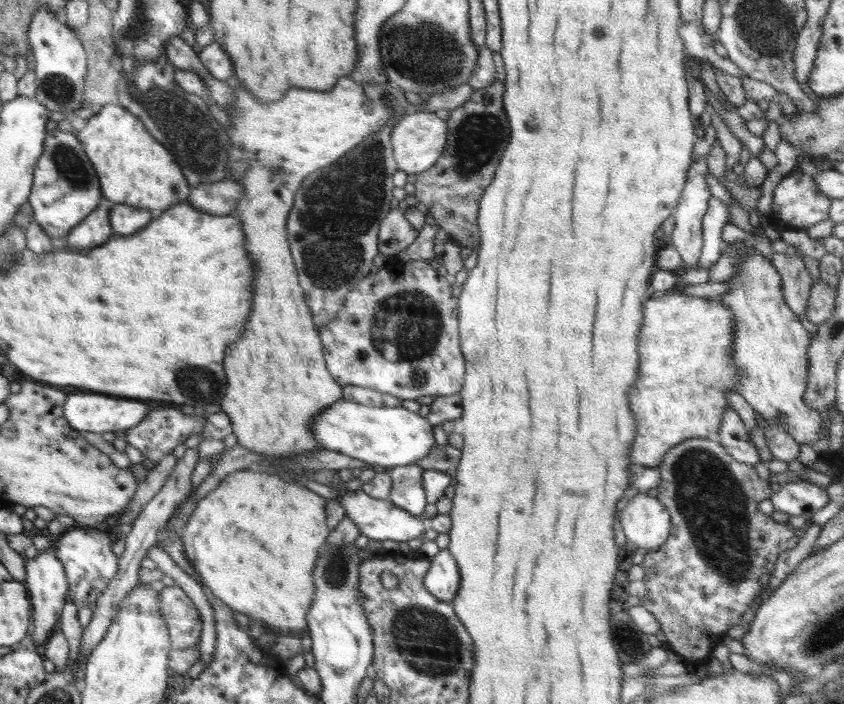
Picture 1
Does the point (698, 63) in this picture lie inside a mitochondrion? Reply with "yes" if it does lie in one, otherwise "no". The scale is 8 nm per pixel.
no

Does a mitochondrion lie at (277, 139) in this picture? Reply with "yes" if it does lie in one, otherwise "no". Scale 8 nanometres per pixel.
no

